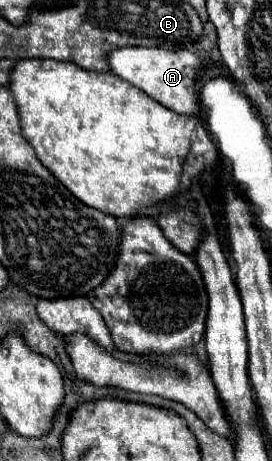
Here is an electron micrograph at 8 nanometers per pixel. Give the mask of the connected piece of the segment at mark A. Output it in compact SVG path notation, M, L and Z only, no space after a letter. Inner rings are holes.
M125 46L117 48L107 54L109 70L143 90L147 96L157 100L169 110L175 110L179 114L191 114L195 116L199 112L199 100L195 94L195 78L199 76L201 68L205 68L205 62L199 54L191 50L163 50L163 48L141 48L141 46Z

